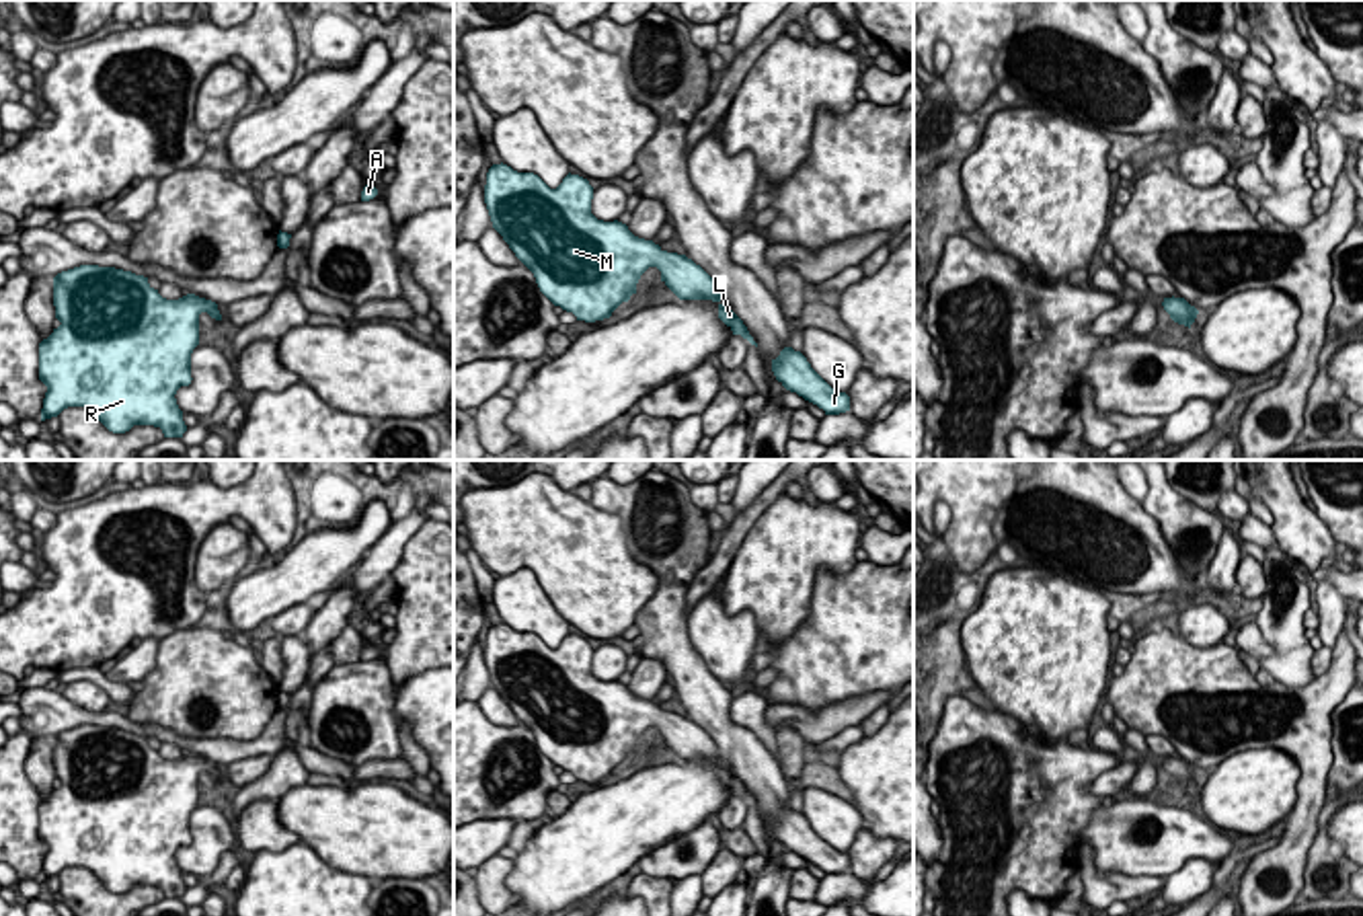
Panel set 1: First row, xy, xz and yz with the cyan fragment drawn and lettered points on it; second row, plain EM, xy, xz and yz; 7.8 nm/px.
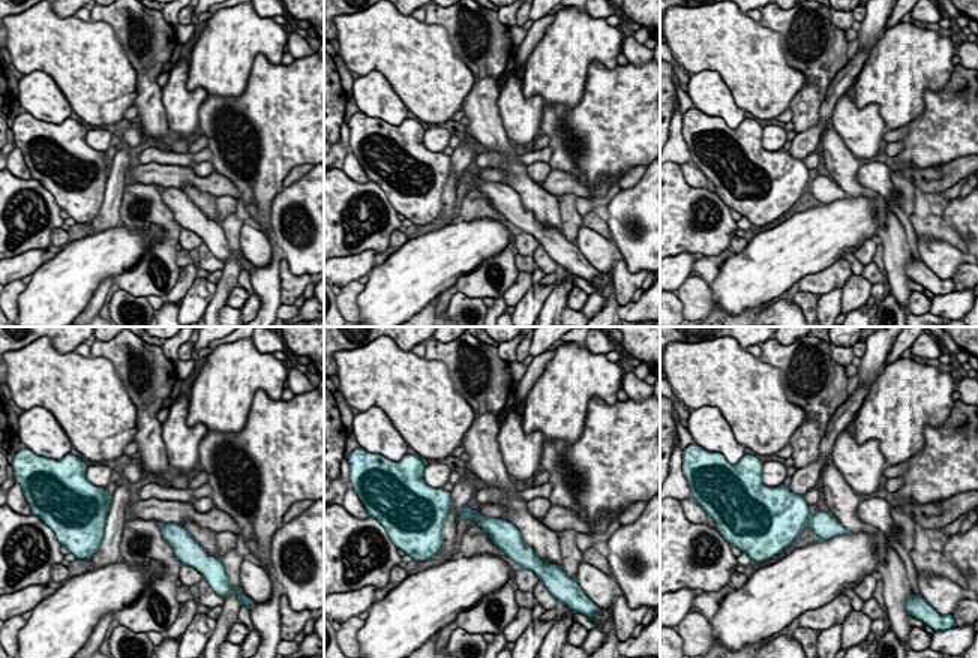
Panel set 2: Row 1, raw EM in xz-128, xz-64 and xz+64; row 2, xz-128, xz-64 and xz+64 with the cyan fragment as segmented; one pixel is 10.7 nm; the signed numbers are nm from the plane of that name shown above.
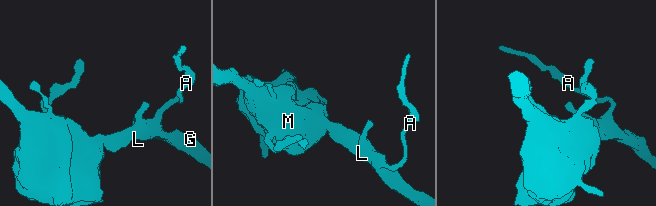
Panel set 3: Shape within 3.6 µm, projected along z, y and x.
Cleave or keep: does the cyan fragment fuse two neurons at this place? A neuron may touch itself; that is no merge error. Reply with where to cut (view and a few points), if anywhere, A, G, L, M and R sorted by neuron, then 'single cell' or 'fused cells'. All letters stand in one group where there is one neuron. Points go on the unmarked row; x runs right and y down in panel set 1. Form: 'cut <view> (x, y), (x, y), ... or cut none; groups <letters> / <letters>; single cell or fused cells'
cut none; groups A G L M R; single cell

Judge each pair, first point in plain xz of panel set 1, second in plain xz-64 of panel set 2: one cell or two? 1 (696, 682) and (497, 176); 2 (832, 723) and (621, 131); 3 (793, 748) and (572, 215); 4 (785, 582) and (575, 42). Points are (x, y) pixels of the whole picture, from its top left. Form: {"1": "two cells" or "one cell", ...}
{"1": "two cells", "2": "two cells", "3": "one cell", "4": "one cell"}

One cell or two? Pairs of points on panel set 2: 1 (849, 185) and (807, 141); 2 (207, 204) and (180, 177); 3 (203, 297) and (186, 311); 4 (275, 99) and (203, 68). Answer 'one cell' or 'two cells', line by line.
1: two cells
2: two cells
3: one cell
4: two cells

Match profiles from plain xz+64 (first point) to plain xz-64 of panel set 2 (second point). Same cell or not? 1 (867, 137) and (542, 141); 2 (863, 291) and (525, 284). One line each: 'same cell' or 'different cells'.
1: different cells
2: same cell

